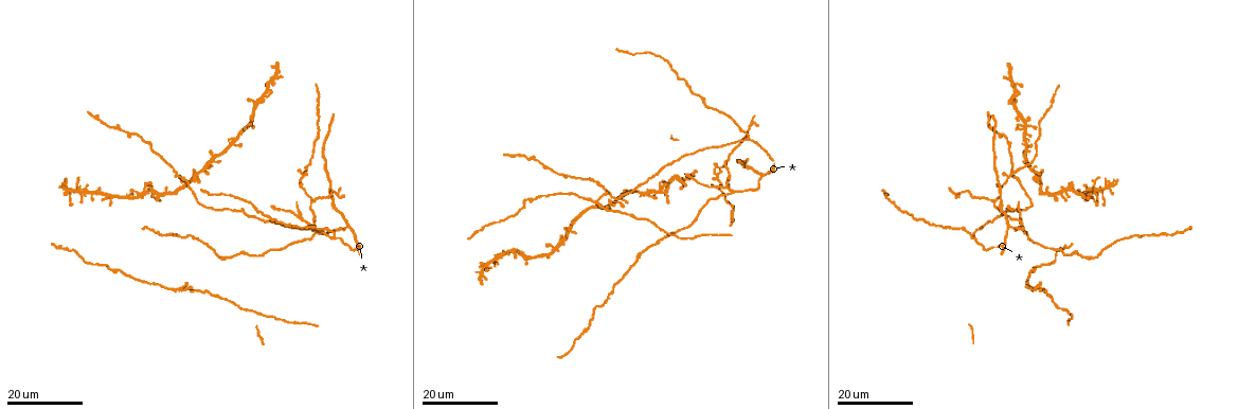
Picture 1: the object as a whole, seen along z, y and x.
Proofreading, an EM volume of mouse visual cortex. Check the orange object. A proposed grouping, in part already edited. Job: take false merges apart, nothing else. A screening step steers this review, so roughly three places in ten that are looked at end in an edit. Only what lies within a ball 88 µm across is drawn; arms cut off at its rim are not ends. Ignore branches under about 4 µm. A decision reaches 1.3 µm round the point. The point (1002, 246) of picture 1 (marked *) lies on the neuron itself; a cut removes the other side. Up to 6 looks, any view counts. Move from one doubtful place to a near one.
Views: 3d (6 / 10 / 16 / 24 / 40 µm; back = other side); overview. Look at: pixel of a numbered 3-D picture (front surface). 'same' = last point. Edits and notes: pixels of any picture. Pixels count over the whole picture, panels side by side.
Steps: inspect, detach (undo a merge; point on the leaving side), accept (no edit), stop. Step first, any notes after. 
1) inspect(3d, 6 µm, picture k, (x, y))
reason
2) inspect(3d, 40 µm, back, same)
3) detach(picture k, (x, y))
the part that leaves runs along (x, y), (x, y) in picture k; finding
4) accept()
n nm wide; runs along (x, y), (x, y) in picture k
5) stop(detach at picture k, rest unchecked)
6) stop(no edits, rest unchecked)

inspect(3d, 16 µm, picture 1, (346, 228))
three-way junction

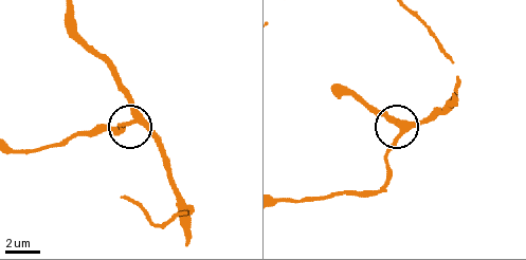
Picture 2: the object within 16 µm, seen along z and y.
inspect(3d, 10 µm, picture 2, (401, 133))

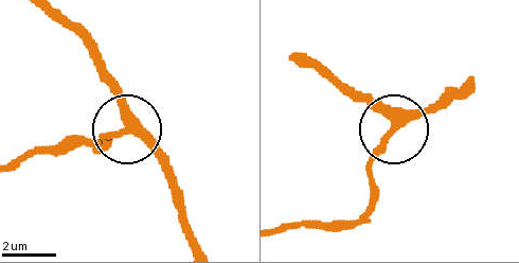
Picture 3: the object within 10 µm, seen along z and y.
accept()
3 arms; runs along (191, 244), (175, 175), (136, 134), (120, 93), (104, 74) in picture 3; one neuron here

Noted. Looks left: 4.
inspect(3d, 16 µm, picture 1, (716, 175))
thin neck

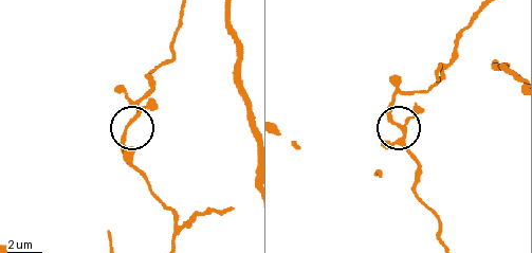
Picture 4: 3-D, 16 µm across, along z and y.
inspect(3d, 6 µm, picture 4, (126, 124))

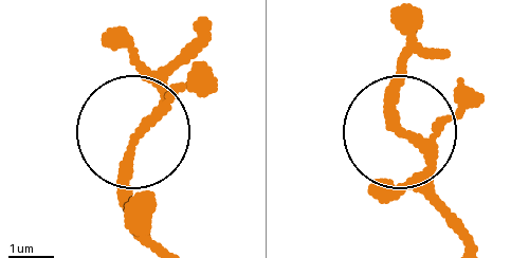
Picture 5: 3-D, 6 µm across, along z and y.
accept()
150 nm wide; runs along (435, 52), (404, 63), (400, 128), (453, 231) in picture 5; all the same neuron

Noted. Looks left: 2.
inspect(3d, 16 µm, picture 1, (728, 188))
looks like a crossing

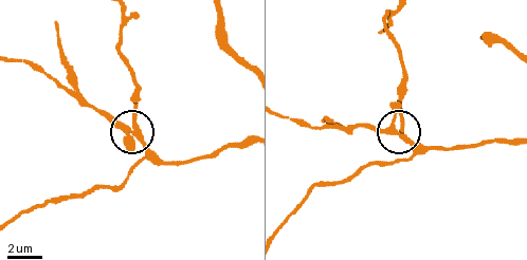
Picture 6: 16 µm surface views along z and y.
inspect(3d, 10 µm, picture 6, (391, 130))

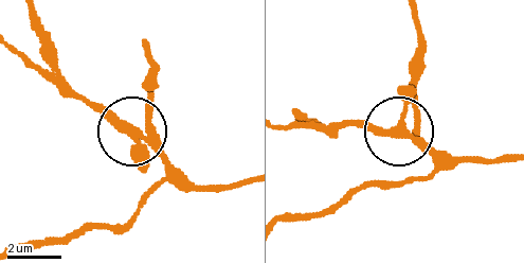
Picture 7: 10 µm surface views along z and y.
accept()
4 arms; runs along (242, 179), (187, 181), (140, 136), (106, 122), (74, 90) in picture 7; all the same neuron

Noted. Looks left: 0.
stop(no edits, rest unchecked)

